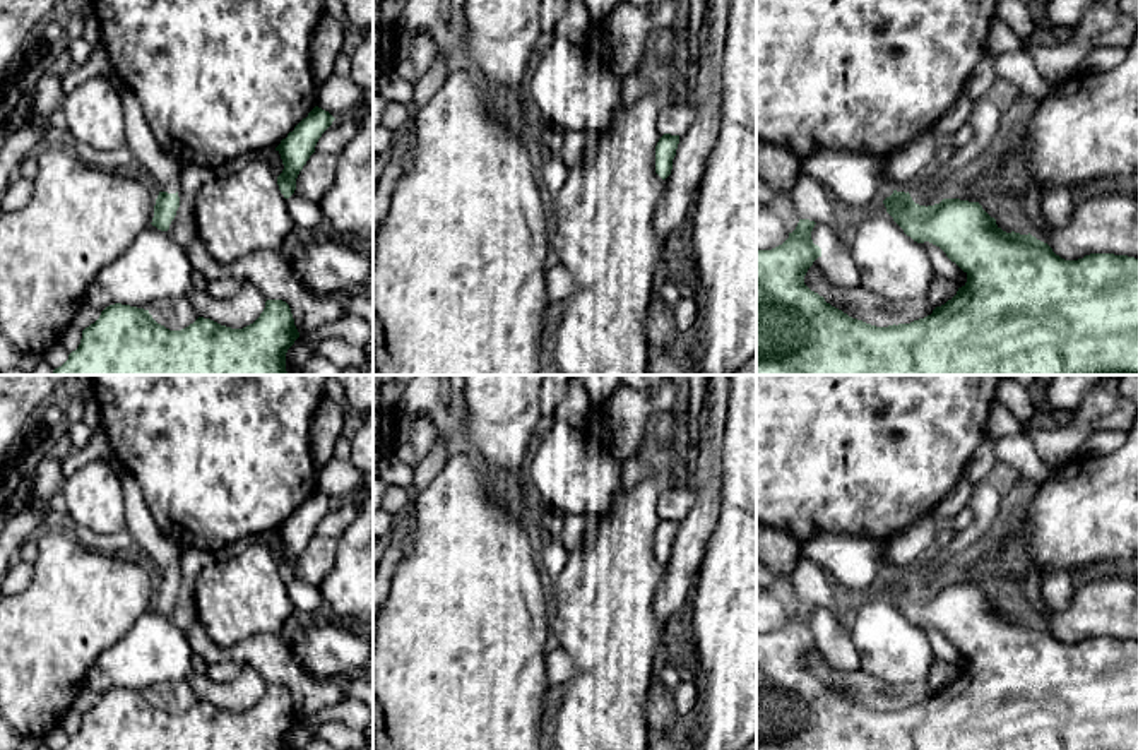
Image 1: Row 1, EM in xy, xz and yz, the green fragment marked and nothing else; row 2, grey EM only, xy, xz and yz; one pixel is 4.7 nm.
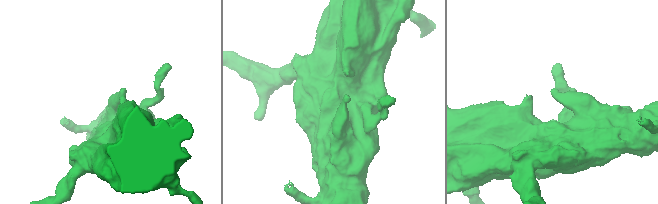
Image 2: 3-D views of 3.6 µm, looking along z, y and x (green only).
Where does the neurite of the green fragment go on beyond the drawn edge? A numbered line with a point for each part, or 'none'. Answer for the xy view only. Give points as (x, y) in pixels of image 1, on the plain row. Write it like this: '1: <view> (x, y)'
1: xy (163, 555)

